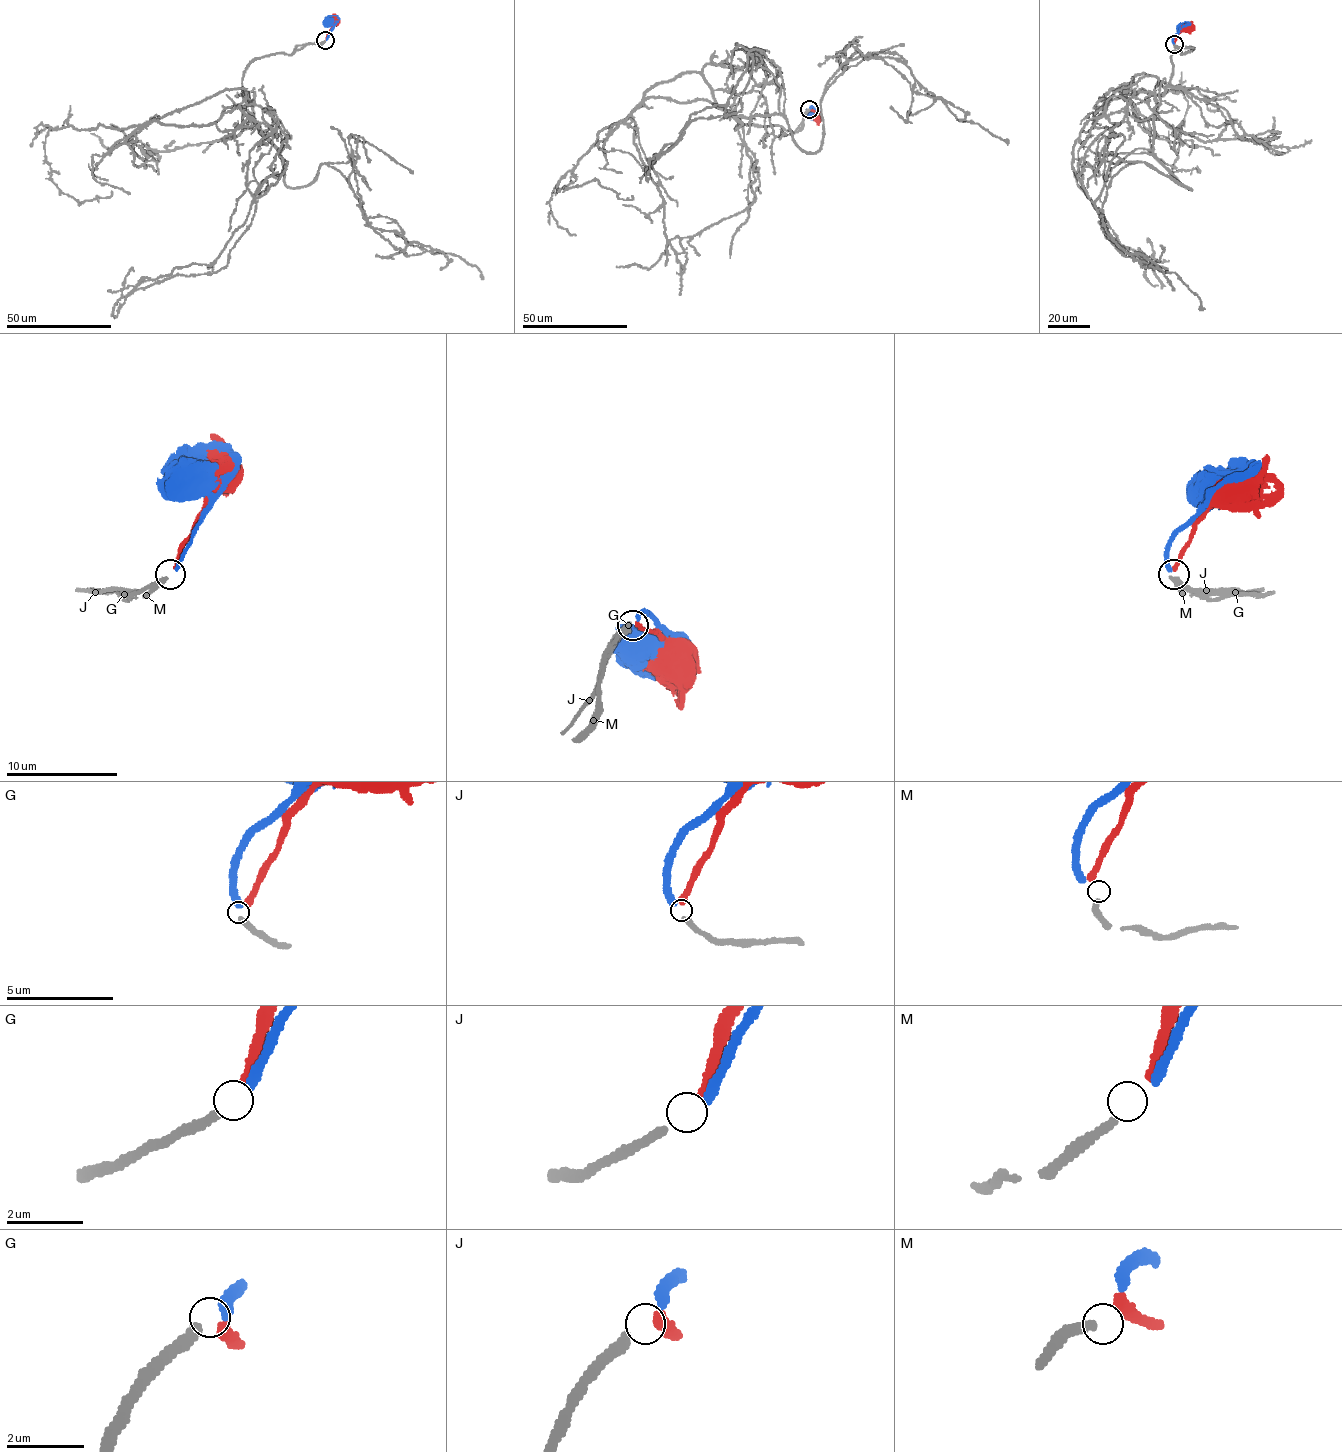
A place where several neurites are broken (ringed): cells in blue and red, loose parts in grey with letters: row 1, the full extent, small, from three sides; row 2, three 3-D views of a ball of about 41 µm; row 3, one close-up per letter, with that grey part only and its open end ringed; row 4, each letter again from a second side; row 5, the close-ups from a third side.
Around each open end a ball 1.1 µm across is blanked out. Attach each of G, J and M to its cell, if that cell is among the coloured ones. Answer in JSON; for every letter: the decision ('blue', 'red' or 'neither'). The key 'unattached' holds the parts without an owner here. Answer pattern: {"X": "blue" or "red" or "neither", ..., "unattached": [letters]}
{"G": "blue", "J": "red", "M": "neither", "unattached": ["M"]}

